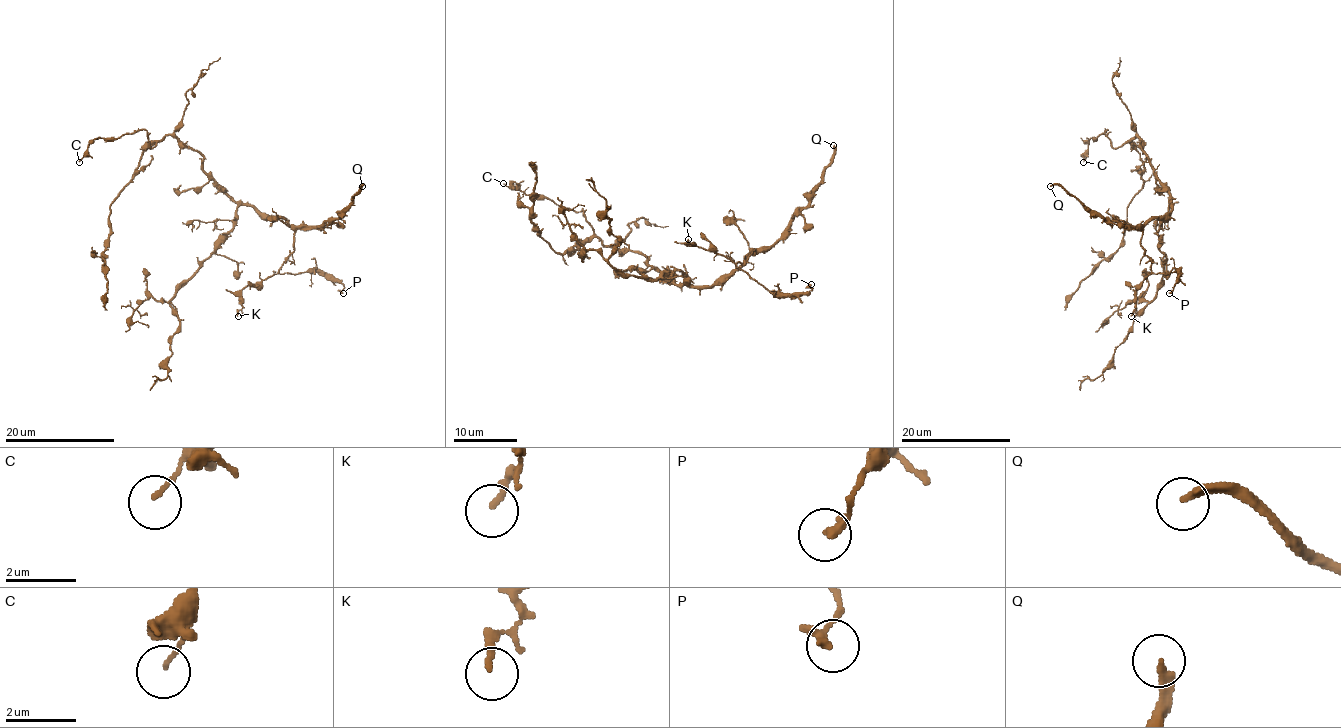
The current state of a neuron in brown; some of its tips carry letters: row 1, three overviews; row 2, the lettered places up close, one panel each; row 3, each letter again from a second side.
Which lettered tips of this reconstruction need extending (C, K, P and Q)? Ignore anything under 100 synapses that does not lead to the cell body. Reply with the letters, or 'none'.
Q

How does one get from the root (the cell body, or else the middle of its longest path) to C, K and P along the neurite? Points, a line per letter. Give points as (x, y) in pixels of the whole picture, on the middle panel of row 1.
C: (655, 269), (639, 252), (605, 245), (583, 212), (559, 207), (549, 199), (524, 194), (503, 183)
K: (655, 269), (669, 282), (714, 285), (727, 279), (754, 250), (754, 255), (742, 265), (734, 263), (688, 239)
P: (655, 269), (669, 282), (714, 285), (754, 250), (736, 265), (768, 290), (808, 293), (811, 284)

